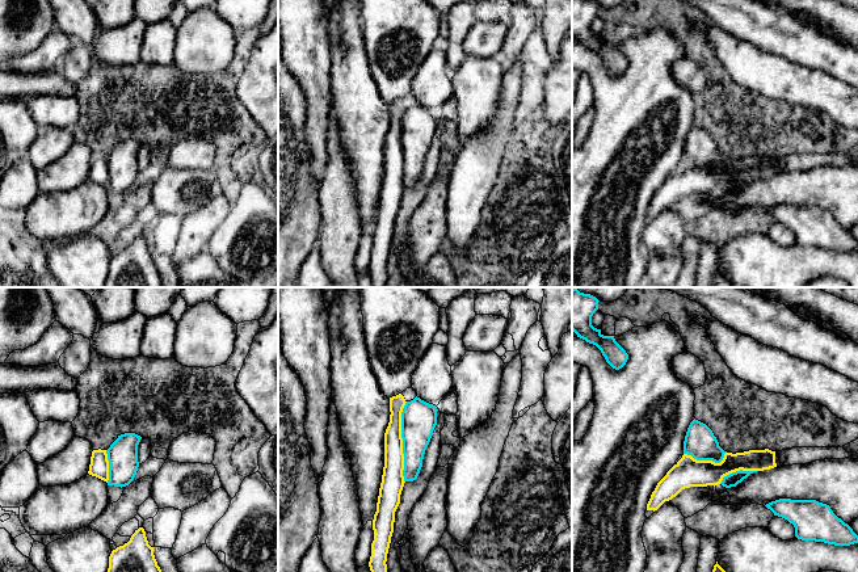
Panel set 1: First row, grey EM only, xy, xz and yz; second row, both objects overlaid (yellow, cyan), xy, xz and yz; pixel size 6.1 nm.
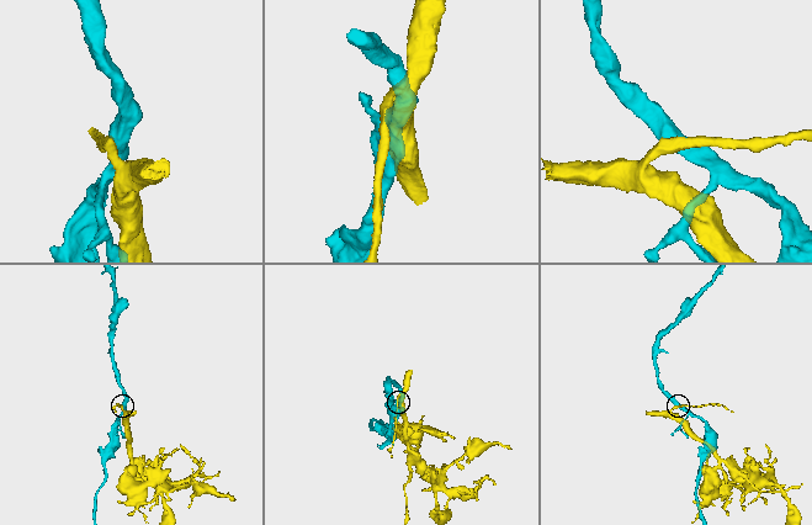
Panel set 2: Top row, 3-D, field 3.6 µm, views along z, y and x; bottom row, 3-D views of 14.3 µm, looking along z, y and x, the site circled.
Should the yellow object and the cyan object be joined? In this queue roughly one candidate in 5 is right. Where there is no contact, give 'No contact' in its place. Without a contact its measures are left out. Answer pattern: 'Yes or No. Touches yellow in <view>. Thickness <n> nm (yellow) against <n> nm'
No. Touches yellow in xz. Thickness 140 nm (yellow) against 220 nm

